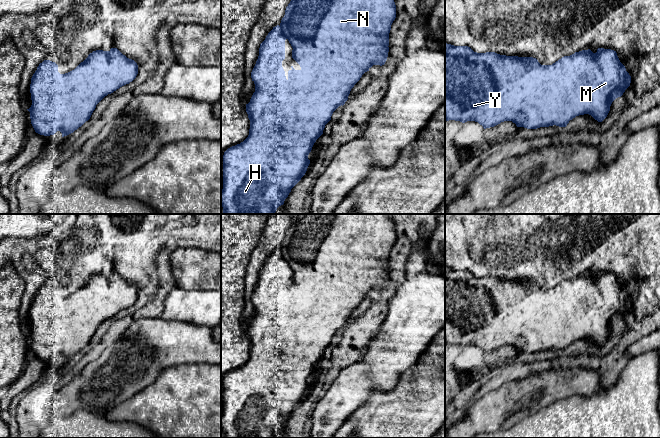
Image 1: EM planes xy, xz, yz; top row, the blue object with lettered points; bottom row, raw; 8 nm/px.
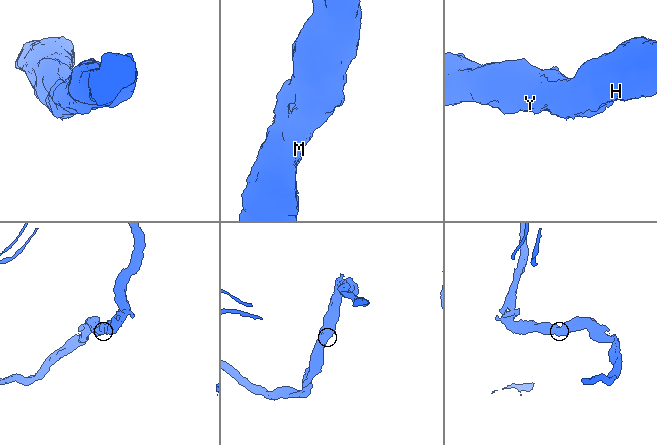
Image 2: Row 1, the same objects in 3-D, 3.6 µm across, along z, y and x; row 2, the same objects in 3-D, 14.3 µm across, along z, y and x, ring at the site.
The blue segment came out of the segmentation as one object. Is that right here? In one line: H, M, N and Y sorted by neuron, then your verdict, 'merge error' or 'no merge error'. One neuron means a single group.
H M N Y; no merge error

